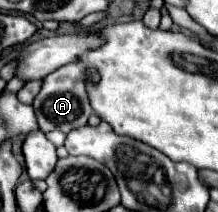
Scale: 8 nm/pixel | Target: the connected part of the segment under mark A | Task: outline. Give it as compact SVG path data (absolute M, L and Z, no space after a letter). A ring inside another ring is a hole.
M69 63L69 65L59 67L57 71L49 73L43 79L41 91L37 93L37 97L33 101L37 123L43 133L49 133L53 129L69 133L73 129L87 125L87 119L93 111L91 111L91 105L89 105L89 99L85 93L85 75L87 75L87 71L81 63Z

